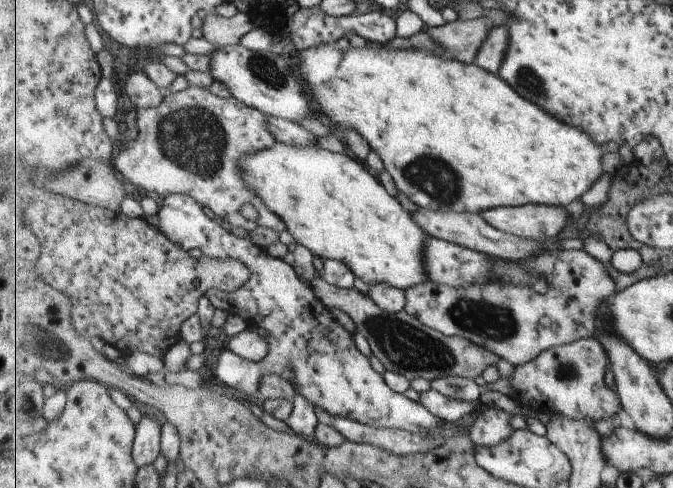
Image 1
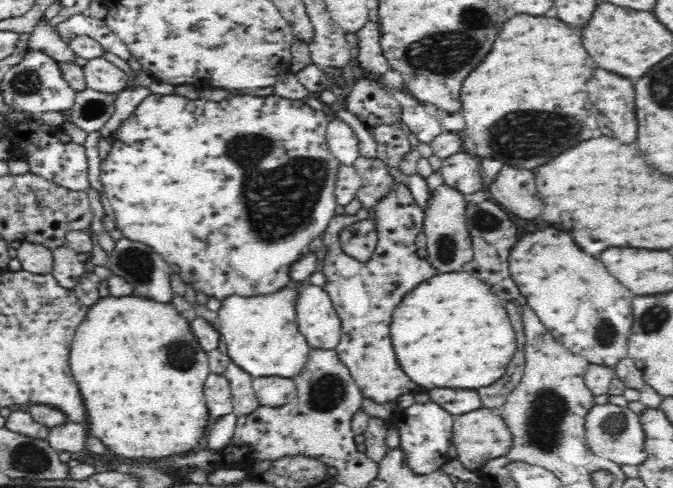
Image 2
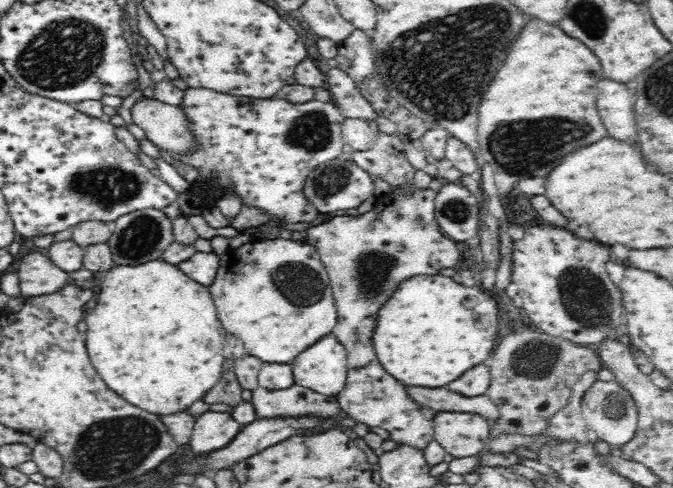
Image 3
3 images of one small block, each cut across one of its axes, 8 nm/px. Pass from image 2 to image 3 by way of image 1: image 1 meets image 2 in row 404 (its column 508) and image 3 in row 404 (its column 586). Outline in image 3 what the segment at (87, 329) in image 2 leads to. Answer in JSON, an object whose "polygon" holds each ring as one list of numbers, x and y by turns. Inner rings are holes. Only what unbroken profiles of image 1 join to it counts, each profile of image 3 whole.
{"polygon":[[153,260,152,262,138,264,136,266,118,266,105,271,105,275,100,282,100,294,98,294,98,302,92,308,92,312,86,315,84,320,88,325,86,330,86,348,88,348,88,356,94,364,94,368,98,370,98,374,102,376,102,380,108,384,110,390,114,390,116,394,120,394,124,400,128,400,130,404,150,412,150,414,158,414,158,416,170,416,170,414,182,414,190,410,190,406,198,400,203,400,204,395,222,379,222,364,224,364,224,356,222,356,222,348,220,342,226,340,226,332,220,328,220,320,216,316,216,308,211,299,208,287,202,286,199,282,194,282,188,278,183,272,180,272,174,264,168,264,164,260]]}

